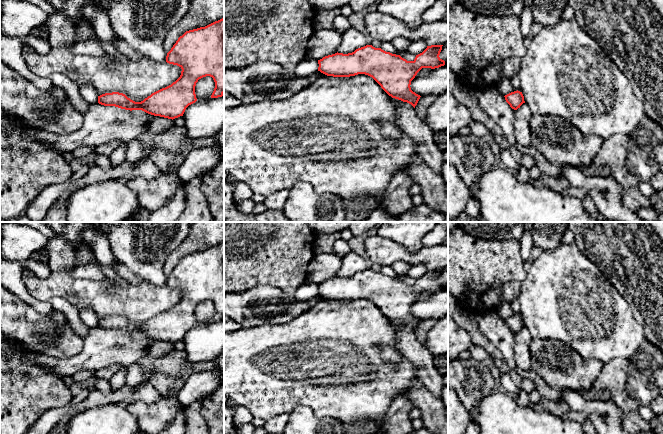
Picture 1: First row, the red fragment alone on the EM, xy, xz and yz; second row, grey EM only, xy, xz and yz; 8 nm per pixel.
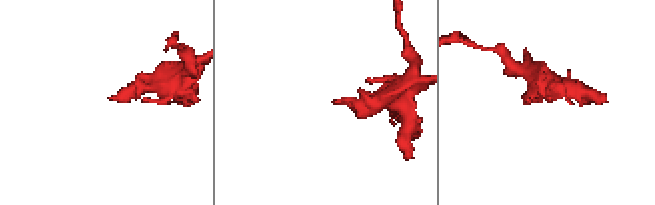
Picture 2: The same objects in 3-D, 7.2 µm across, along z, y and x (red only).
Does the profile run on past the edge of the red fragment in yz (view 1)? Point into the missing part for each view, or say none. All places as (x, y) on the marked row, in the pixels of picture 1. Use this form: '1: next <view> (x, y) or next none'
1: next none

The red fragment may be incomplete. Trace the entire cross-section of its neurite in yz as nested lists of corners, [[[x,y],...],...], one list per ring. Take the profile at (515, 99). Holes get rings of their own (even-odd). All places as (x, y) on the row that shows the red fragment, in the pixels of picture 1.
[[[514,91],[511,92],[507,95],[504,96],[506,102],[510,105],[510,107],[514,110],[517,110],[518,108],[520,108],[520,106],[525,103],[524,101],[524,96],[522,94],[522,92],[520,91]]]

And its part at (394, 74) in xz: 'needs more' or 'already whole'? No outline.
already whole

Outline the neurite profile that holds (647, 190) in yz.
[[[640,182],[639,187],[642,194],[647,198],[651,198],[651,196],[655,192],[653,187],[650,185],[650,183]]]

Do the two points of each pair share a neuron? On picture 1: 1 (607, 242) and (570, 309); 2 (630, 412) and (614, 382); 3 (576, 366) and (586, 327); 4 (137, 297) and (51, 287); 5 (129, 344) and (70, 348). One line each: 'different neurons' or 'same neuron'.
1: different neurons
2: same neuron
3: different neurons
4: same neuron
5: different neurons

